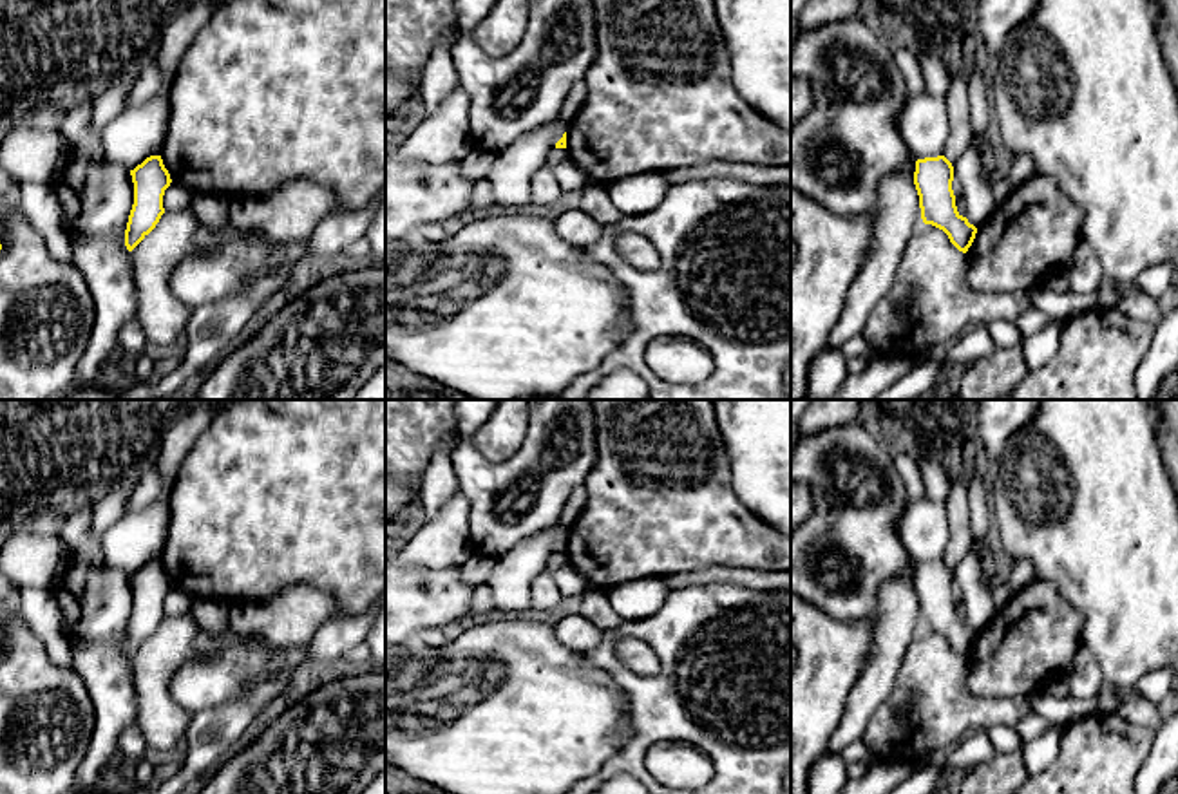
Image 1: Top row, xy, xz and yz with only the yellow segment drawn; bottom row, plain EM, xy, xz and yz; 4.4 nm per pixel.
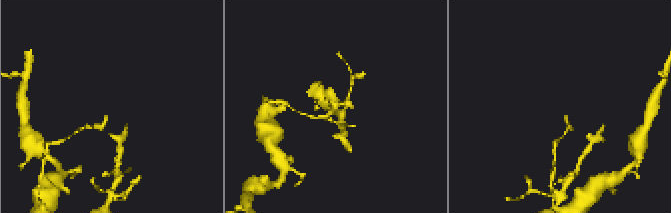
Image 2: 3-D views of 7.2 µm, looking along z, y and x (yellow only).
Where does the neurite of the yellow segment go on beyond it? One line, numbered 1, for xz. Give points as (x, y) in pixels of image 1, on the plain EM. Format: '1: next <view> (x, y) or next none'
1: next none

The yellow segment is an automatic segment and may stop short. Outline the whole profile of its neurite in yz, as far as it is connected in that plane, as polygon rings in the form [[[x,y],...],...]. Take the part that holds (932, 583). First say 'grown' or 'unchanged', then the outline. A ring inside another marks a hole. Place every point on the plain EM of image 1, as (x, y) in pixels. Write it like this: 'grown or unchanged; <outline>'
unchanged; [[[945,561],[916,566],[914,590],[923,628],[943,635],[950,647],[966,658],[977,633],[957,617],[952,586],[954,572]]]

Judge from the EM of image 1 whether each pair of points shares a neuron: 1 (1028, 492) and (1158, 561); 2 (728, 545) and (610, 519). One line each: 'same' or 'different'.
1: same
2: same

